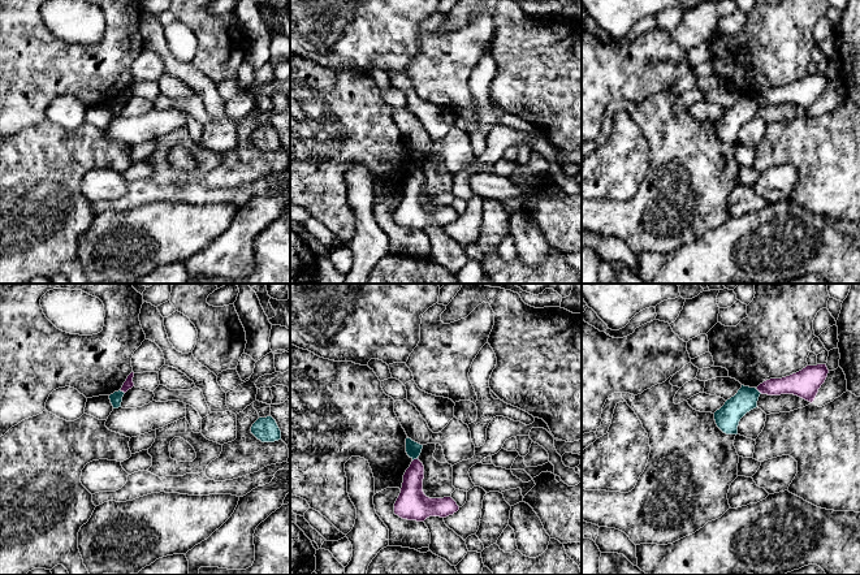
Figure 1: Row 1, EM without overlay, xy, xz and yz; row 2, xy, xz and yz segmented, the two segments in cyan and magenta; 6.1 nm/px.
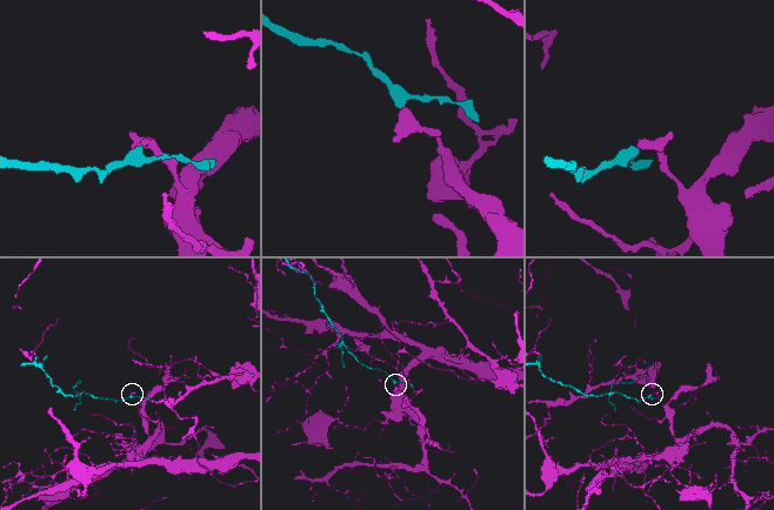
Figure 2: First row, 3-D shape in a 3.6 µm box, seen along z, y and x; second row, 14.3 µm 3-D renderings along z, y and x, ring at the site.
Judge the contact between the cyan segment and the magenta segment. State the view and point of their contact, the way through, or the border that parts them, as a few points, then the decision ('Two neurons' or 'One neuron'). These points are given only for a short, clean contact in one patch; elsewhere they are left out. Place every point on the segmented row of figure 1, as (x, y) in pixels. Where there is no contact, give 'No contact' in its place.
Touches cyan at xz (415, 458). Boundary: xz (418, 458), (413, 461). Two neurons

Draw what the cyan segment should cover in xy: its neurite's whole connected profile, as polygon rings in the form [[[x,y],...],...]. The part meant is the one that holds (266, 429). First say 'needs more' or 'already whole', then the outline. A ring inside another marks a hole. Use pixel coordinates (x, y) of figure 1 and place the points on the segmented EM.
already whole | [[[272,416],[259,418],[251,427],[251,433],[262,442],[281,440],[281,431]]]

